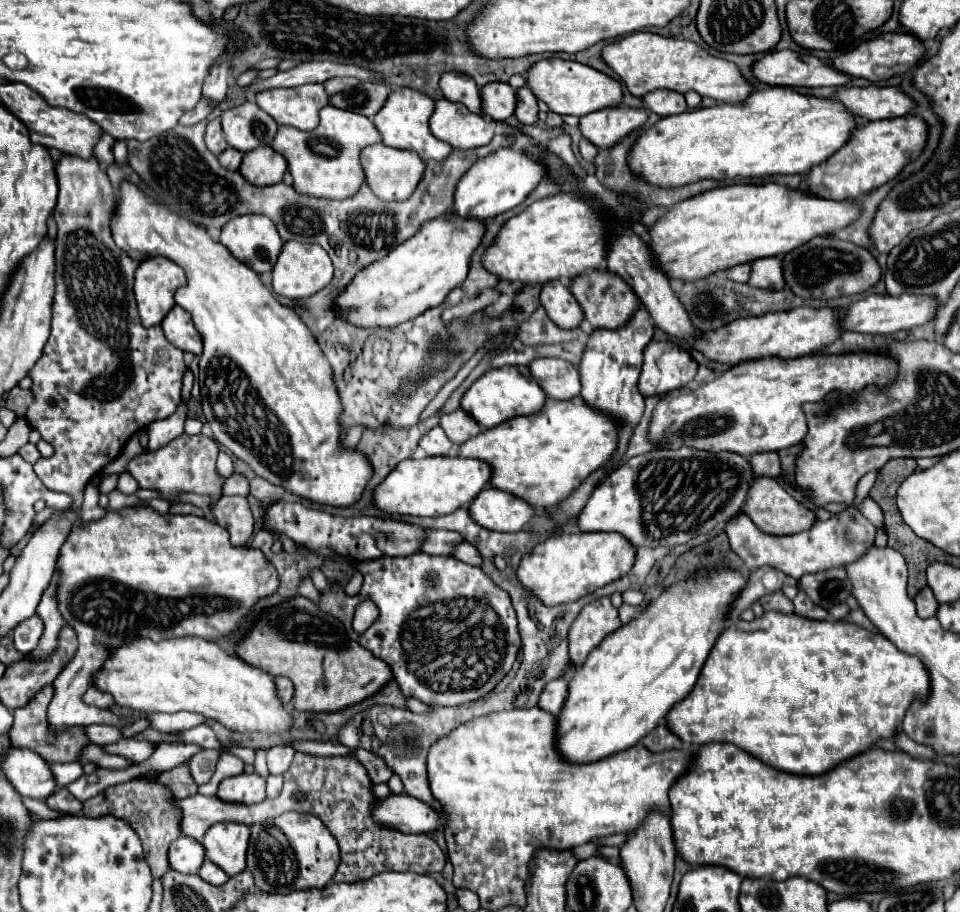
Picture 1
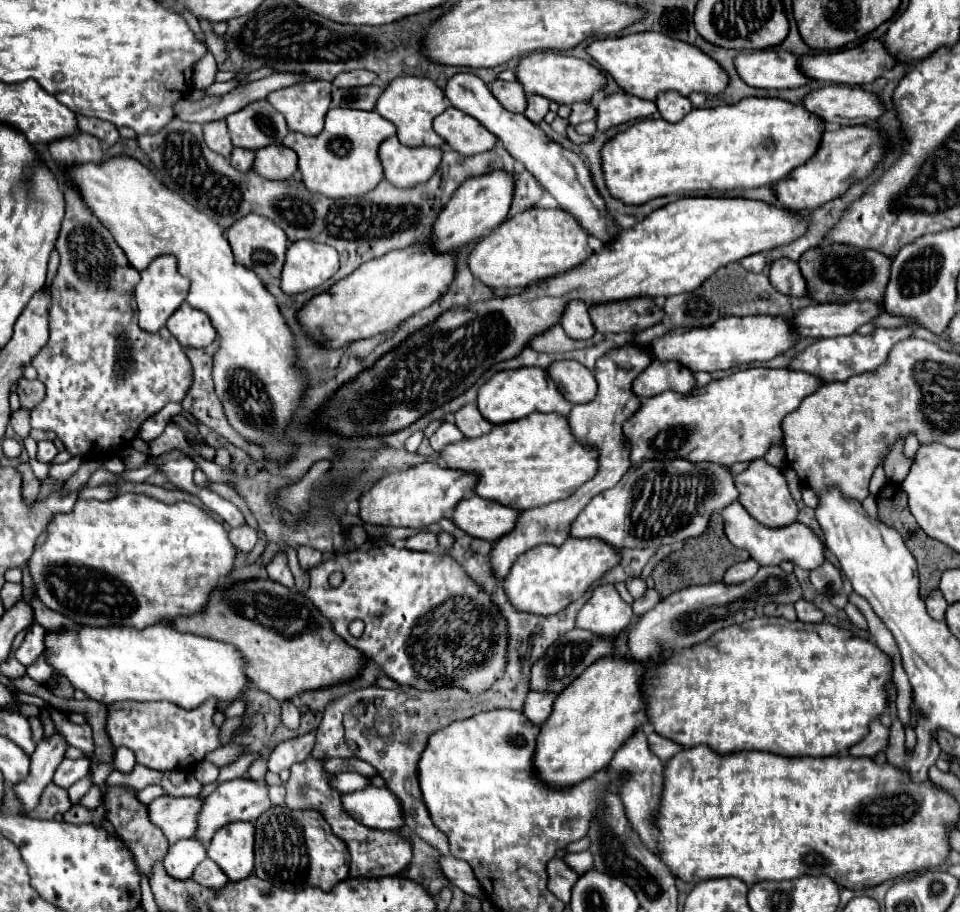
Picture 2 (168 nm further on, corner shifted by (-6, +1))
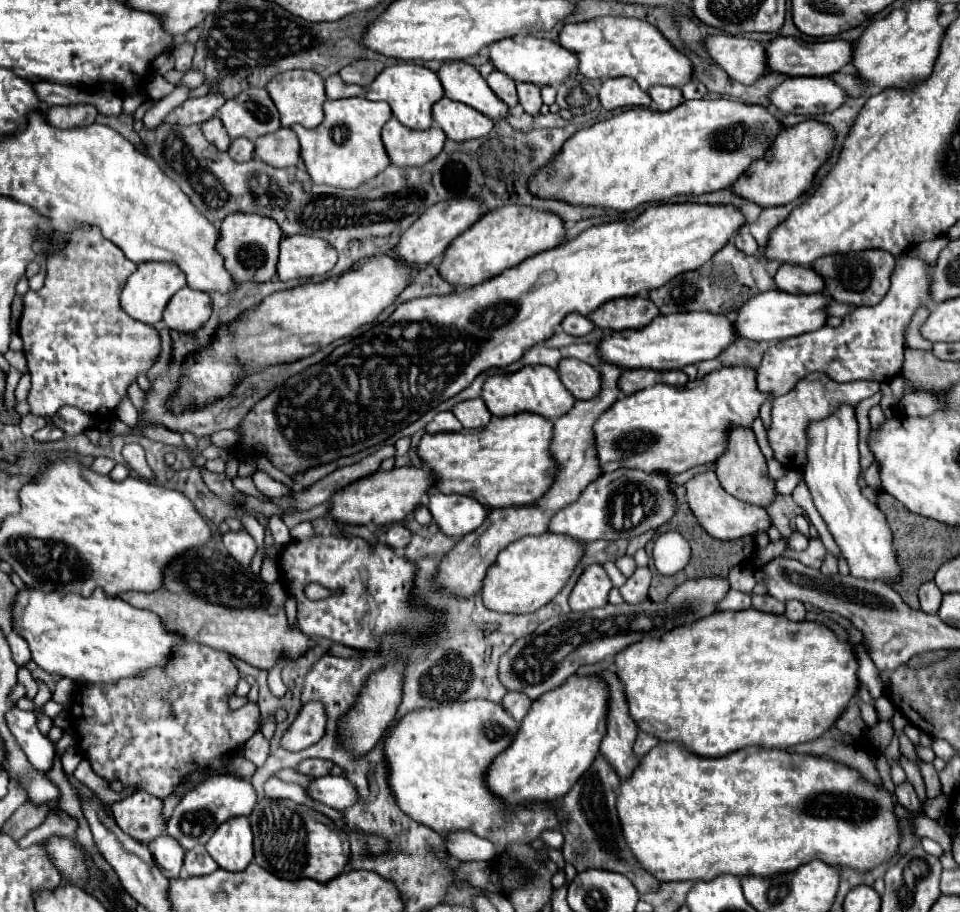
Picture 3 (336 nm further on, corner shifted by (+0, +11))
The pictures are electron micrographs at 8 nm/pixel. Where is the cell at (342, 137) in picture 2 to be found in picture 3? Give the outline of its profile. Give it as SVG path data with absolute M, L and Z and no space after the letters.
M366 97L326 101L324 115L324 121L316 129L304 129L302 125L292 127L300 139L300 155L314 183L338 189L356 189L390 165L380 139L382 125L392 117L386 101L368 101Z

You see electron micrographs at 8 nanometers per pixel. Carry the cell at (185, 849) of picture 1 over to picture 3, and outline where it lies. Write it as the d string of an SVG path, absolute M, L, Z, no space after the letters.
M160 835L148 843L148 849L168 879L176 879L180 875L182 861L184 861L184 849L178 845L178 841L174 841L172 837Z

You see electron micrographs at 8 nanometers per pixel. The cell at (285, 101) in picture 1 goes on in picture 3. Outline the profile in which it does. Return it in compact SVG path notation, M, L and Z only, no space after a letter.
M310 71L280 73L270 81L266 89L274 105L278 107L282 127L300 123L306 129L314 129L322 123L324 119L322 105L326 101L326 95L324 79L318 77L318 73Z

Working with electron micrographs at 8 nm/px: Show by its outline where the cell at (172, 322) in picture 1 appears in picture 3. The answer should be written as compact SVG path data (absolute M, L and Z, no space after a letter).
M184 287L170 299L168 307L164 309L164 323L168 329L190 333L202 327L210 313L212 313L210 295Z

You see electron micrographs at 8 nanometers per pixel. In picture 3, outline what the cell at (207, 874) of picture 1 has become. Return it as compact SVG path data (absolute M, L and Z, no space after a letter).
M204 847L186 851L184 871L186 871L188 875L208 875L212 873L212 871L216 871L216 869L218 869L218 865L216 865L214 859L206 853Z

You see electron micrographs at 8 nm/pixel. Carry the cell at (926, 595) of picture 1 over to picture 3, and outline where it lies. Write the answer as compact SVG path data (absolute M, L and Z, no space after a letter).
M928 581L920 587L918 591L918 599L920 599L920 609L924 613L936 613L940 609L940 601L942 601L942 591L936 587L934 581Z

